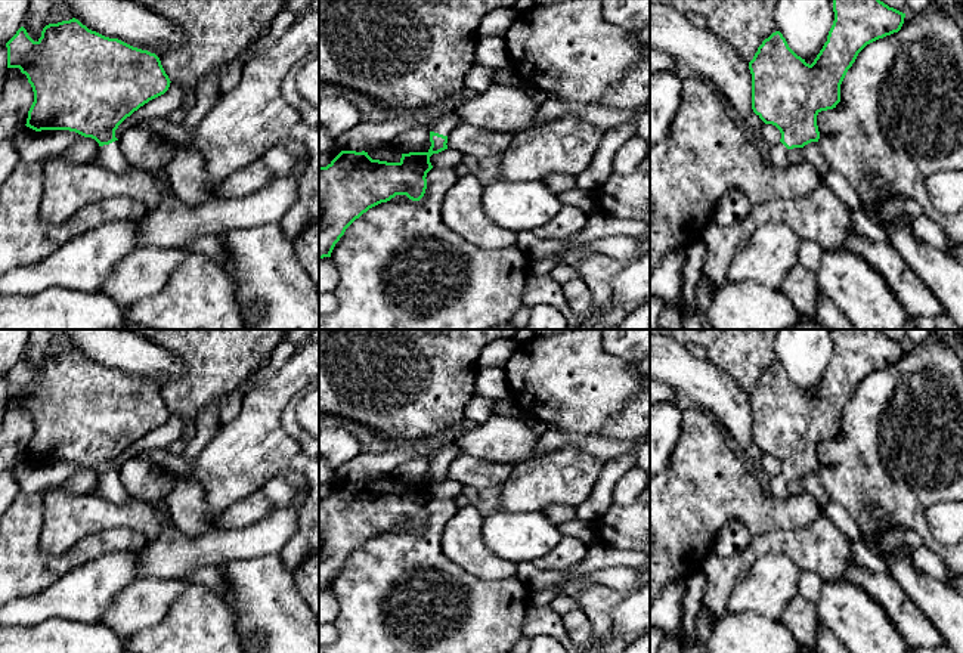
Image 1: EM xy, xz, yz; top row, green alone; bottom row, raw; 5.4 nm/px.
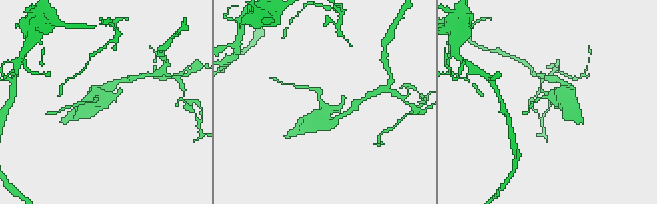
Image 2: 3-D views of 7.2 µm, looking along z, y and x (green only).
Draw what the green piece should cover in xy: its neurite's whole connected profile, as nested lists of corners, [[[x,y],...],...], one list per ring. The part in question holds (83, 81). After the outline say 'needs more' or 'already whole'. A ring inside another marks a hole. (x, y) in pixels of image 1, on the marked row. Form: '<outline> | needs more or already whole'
[[[75,18],[46,25],[37,41],[21,27],[6,47],[7,68],[19,68],[34,92],[27,127],[35,131],[69,130],[92,137],[99,143],[97,163],[102,167],[114,173],[137,170],[127,161],[115,130],[134,111],[168,90],[171,81],[155,53],[105,37]]] | needs more

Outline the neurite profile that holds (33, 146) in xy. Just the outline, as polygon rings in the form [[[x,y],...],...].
[[[27,126],[21,127],[12,137],[21,163],[46,163],[62,157],[68,148],[83,140],[84,136],[69,130],[35,131]]]

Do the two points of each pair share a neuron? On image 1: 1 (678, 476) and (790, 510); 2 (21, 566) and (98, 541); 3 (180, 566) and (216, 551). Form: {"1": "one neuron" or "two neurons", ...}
{"1": "one neuron", "2": "one neuron", "3": "one neuron"}

